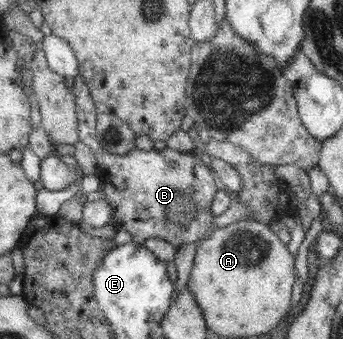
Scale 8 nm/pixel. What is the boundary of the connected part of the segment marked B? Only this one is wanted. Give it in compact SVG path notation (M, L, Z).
M80 74L74 78L74 84L70 90L75 97L79 141L86 144L96 157L98 186L103 191L105 201L112 209L112 216L110 216L112 225L118 229L124 227L136 243L143 243L148 238L160 238L180 248L183 245L196 243L200 239L207 238L214 228L212 222L216 216L212 212L212 203L214 203L214 197L218 193L218 188L216 188L214 172L210 169L206 157L195 152L175 151L168 147L162 150L152 149L151 151L135 148L126 155L108 152L101 147L95 137L98 111L91 98L87 83L83 77L80 77Z

